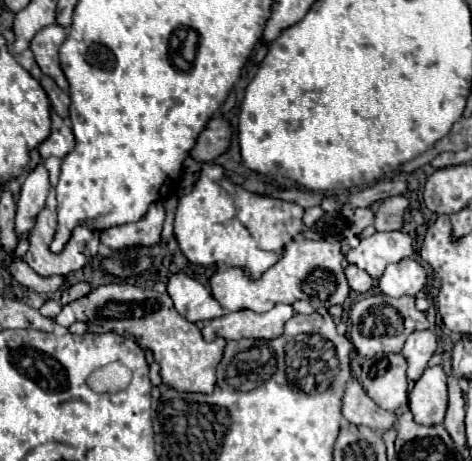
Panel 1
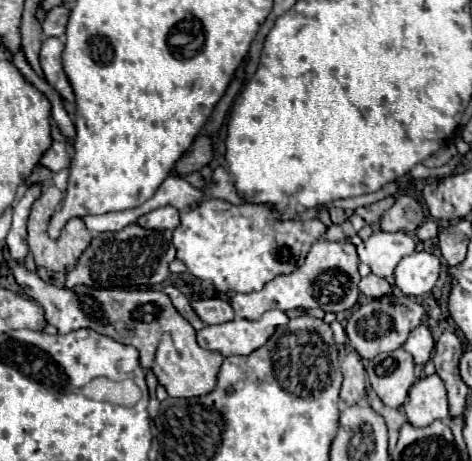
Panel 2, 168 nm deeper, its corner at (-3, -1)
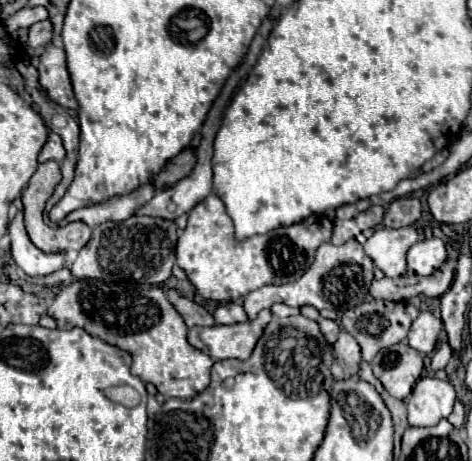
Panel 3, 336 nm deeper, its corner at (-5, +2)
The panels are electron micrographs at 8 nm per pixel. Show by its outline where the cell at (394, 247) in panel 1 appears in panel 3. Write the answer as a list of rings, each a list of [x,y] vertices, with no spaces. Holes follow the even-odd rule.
[[[378,228],[364,244],[372,262],[390,278],[398,278],[406,272],[406,252],[418,242],[416,228]]]

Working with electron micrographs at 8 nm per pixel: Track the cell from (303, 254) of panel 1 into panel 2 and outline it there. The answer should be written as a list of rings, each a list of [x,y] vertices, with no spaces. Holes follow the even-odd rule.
[[[316,241],[304,261],[302,267],[298,267],[294,273],[290,275],[280,275],[276,279],[272,279],[270,283],[264,285],[262,291],[256,293],[236,293],[232,297],[232,309],[238,317],[242,319],[260,319],[260,315],[268,309],[280,309],[280,311],[290,311],[296,307],[304,307],[304,309],[322,309],[322,311],[332,311],[332,313],[340,313],[340,311],[348,311],[356,305],[358,301],[358,283],[360,283],[360,273],[358,273],[358,253],[356,247],[352,243],[332,243],[332,241]]]

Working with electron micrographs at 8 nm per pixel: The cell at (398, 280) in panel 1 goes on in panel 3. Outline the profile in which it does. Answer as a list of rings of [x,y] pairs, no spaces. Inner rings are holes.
[[[430,238],[416,242],[408,250],[408,272],[414,272],[418,276],[430,276],[434,270],[438,270],[446,262],[446,246],[440,238]]]

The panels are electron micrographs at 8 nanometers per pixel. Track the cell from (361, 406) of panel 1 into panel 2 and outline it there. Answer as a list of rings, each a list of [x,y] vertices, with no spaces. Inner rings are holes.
[[[350,351],[346,353],[342,365],[342,389],[340,389],[340,397],[344,399],[346,405],[354,405],[354,403],[362,403],[364,399],[364,389],[366,389],[366,369],[362,365],[362,359],[358,353]]]

